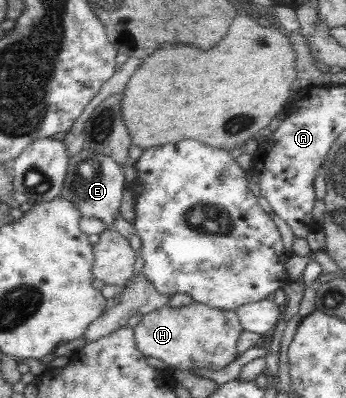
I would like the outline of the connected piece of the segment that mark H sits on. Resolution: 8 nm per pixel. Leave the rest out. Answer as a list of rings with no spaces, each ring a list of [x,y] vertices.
[[[195,301],[181,307],[171,307],[170,305],[160,306],[147,314],[132,328],[135,347],[143,356],[151,356],[164,362],[169,370],[172,368],[189,371],[191,368],[199,370],[219,370],[233,362],[237,357],[235,342],[244,330],[237,319],[234,310],[223,310],[213,308]]]

